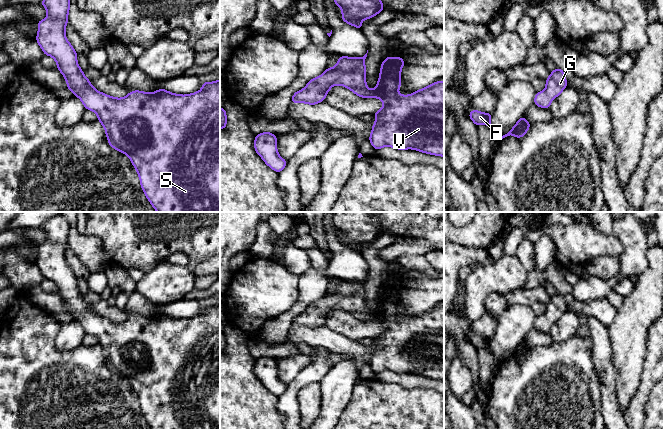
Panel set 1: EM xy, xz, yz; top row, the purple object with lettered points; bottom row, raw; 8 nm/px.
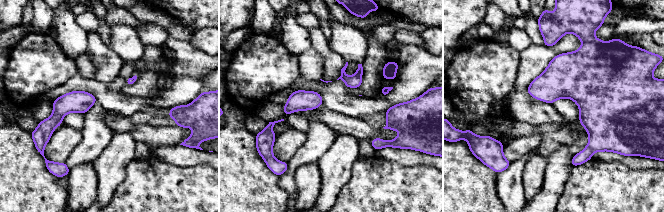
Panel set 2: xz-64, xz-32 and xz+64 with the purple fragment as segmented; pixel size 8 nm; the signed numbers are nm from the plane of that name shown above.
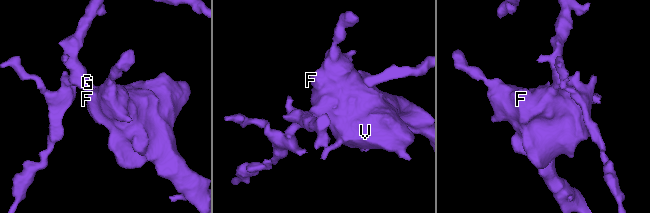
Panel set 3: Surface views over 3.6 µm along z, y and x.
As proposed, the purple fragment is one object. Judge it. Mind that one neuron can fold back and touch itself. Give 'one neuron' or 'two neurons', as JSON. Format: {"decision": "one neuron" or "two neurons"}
{"decision": "one neuron"}

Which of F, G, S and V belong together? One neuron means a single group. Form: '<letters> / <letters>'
F G S V

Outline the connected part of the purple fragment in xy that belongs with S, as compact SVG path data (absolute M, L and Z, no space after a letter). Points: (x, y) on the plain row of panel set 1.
M57 214L46 220L40 228L46 232L47 242L37 246L37 267L44 279L55 283L57 294L64 300L68 314L82 325L87 334L97 338L109 369L129 381L151 429L220 429L220 303L208 307L203 305L200 315L187 319L160 312L156 316L135 314L123 322L111 321L97 315L84 300L77 287L78 278L66 262L70 222Z

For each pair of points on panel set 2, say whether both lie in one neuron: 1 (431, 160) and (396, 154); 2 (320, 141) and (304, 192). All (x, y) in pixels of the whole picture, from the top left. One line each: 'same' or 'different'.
1: same
2: different

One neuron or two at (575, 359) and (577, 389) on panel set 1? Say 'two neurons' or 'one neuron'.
one neuron

